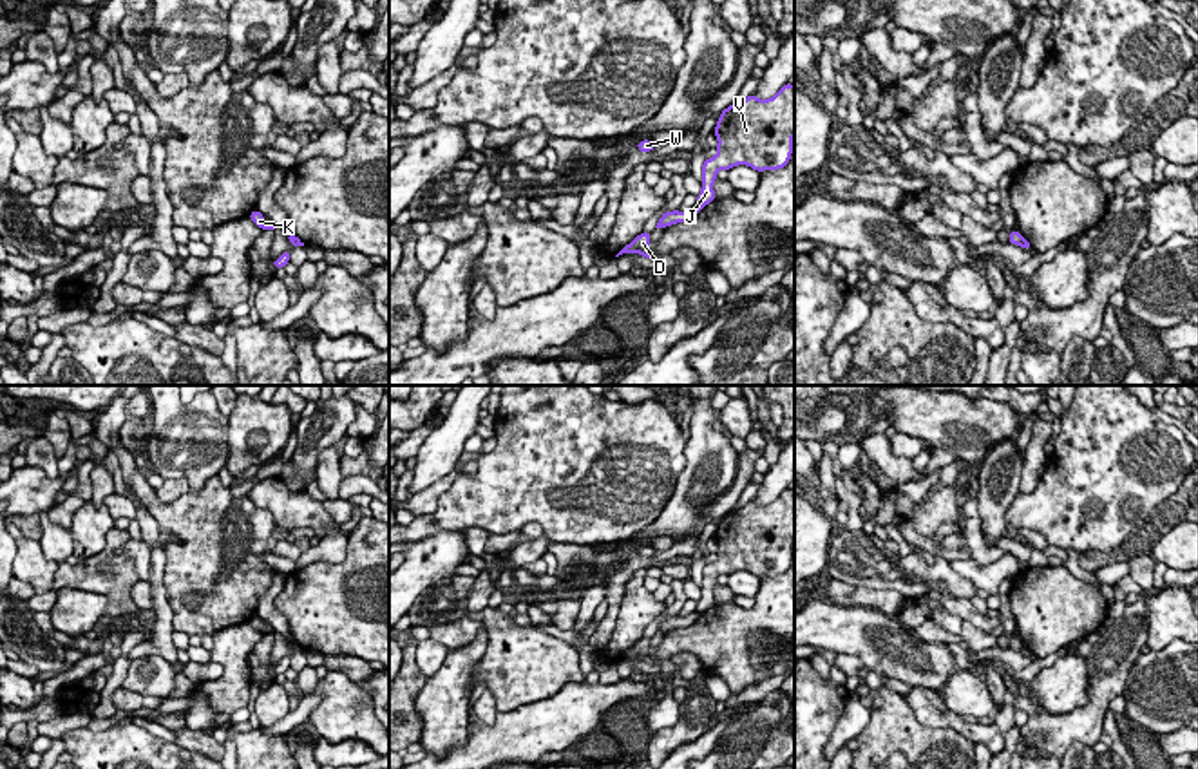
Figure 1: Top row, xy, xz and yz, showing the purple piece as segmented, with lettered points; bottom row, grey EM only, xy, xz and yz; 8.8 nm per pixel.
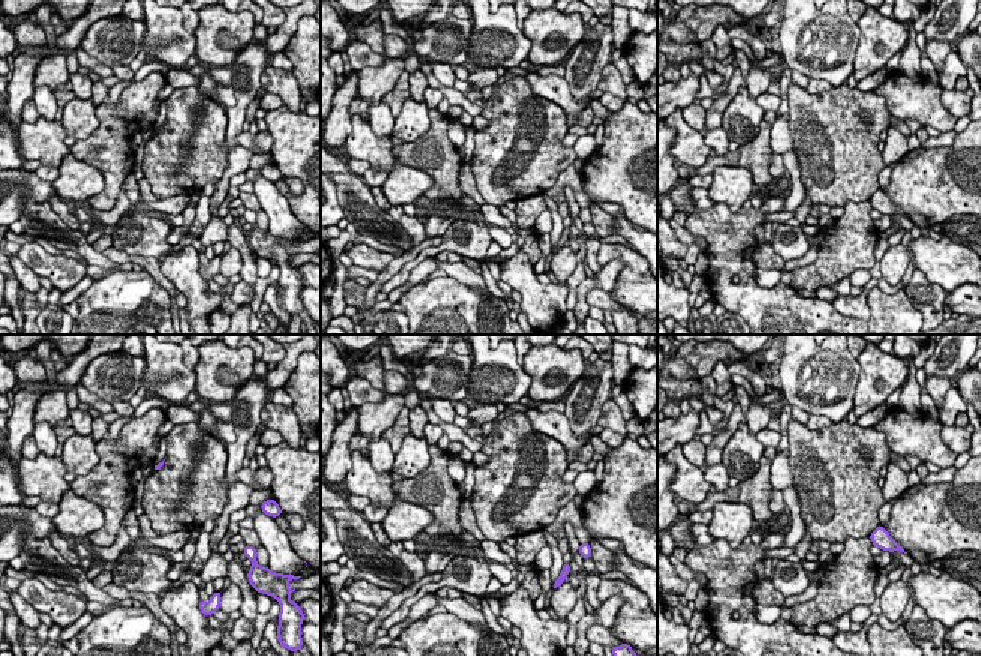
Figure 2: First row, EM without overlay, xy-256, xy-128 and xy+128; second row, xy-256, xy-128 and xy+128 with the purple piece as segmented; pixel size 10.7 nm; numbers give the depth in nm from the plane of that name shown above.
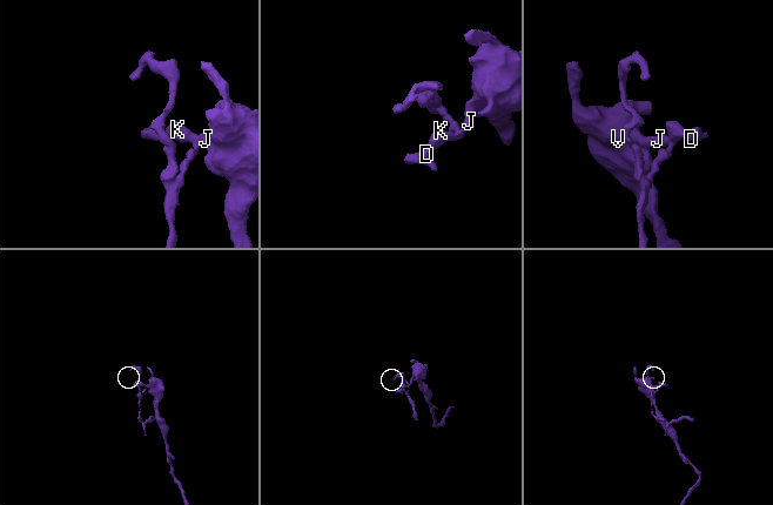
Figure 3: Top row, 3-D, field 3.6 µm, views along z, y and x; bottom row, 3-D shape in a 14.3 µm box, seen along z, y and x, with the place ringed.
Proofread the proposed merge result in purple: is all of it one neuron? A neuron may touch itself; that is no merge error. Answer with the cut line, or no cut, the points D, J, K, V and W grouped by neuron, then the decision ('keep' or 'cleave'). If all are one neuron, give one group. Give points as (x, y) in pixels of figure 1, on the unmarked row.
cut xy (292, 641), (294, 650); groups D K W / J V; cleave

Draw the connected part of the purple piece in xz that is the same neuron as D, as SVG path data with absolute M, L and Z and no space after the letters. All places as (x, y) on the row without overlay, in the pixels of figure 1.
M642 637L641 641L637 641L630 650L626 650L615 662L623 660L623 659L641 659L641 662L657 666L657 662L650 657L650 642L651 637Z

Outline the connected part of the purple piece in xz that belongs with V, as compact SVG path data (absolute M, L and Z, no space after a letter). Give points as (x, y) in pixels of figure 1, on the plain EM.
M785 489L773 503L758 505L749 499L722 516L713 539L717 559L702 570L702 595L697 612L715 606L717 577L747 570L753 575L778 575L787 572L794 541L794 490Z

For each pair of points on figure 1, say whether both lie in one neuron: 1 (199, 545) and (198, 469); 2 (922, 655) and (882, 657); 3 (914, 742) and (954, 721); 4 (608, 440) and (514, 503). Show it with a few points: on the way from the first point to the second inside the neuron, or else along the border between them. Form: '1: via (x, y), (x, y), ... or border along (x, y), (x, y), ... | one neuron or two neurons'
1: border along (216, 474), (199, 489), (190, 489) | two neurons
2: via (912, 655), (891, 655) | one neuron
3: border along (909, 704), (923, 724), (950, 726), (974, 744) | two neurons
4: via (585, 462), (556, 462), (538, 480) | one neuron

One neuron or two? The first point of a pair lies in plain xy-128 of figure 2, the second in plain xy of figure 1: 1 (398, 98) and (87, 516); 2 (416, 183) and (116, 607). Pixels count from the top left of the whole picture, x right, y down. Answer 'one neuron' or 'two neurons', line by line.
1: two neurons
2: two neurons

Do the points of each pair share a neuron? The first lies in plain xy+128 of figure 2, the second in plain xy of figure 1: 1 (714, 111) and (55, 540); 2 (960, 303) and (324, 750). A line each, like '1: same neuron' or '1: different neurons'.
1: different neurons
2: same neuron

